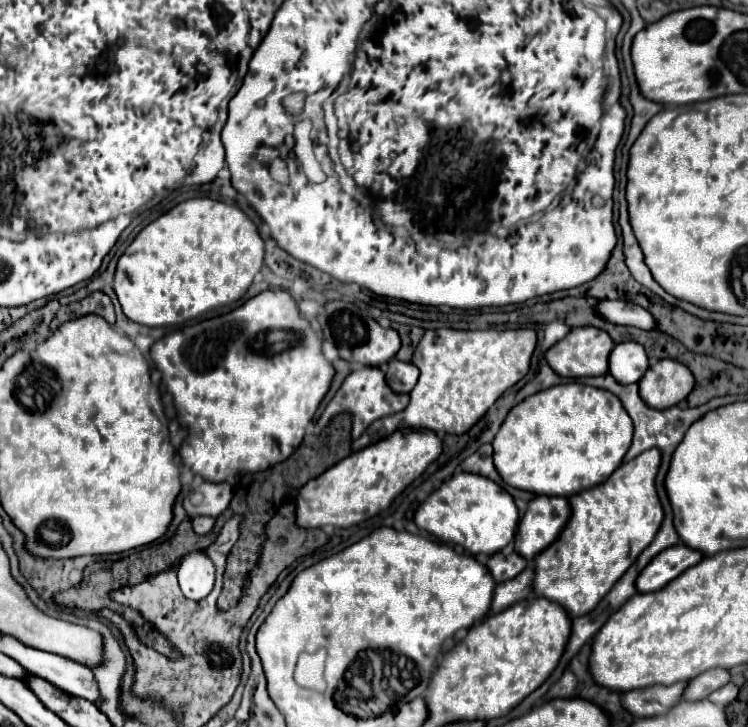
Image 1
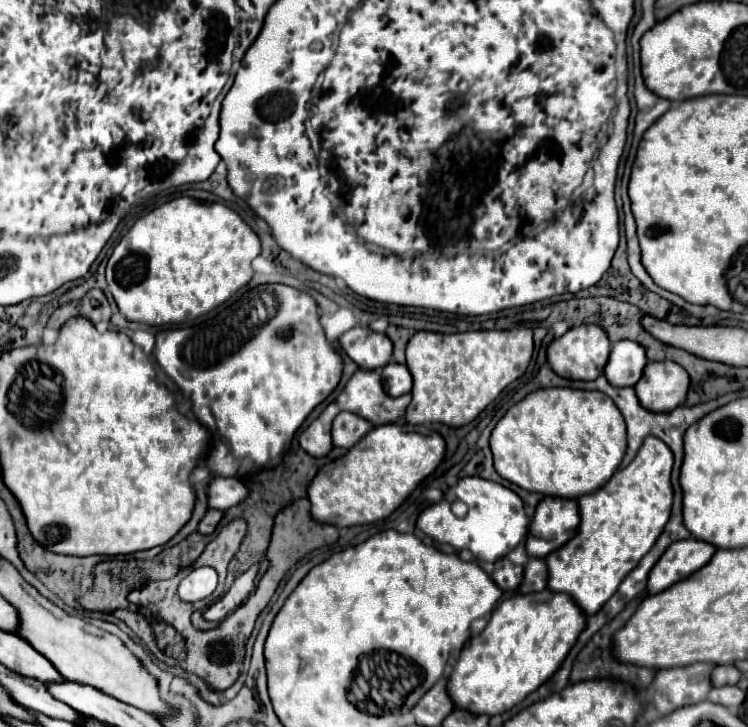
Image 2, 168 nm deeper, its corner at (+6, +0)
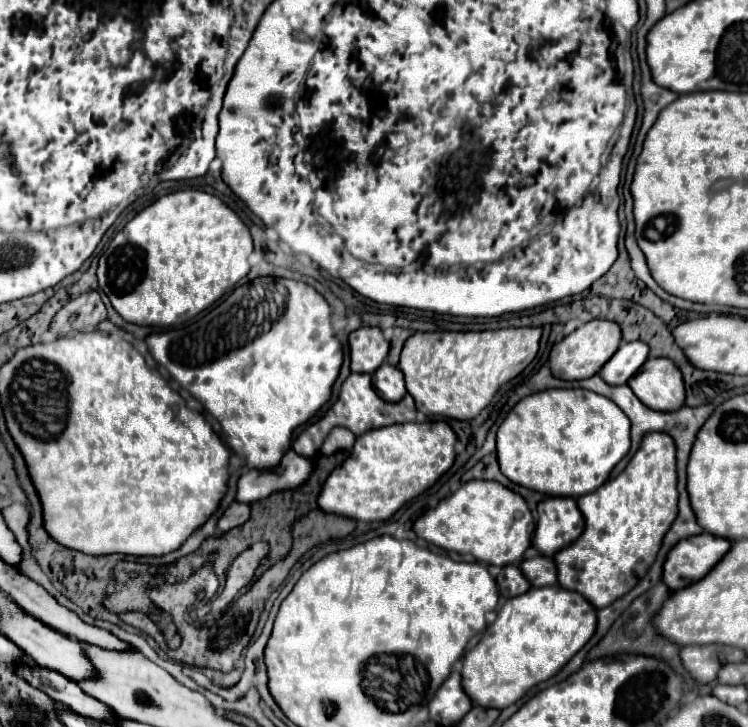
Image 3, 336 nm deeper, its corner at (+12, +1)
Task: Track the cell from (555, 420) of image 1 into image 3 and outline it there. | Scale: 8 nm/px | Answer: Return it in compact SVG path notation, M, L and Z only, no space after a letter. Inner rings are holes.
M580 388L570 390L542 390L522 398L504 418L496 432L496 454L502 474L524 488L542 492L546 496L568 496L580 498L600 488L612 468L630 450L630 420L628 416L608 398L586 392Z

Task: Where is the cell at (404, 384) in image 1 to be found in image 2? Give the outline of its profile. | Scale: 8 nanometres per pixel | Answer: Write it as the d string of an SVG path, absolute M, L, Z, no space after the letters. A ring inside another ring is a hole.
M388 363L382 369L382 383L384 389L390 397L400 397L410 393L412 389L412 375L408 371L406 365L398 365L398 363Z

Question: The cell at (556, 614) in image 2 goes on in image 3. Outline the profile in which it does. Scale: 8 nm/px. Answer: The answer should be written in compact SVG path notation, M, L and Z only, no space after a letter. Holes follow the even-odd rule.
M546 586L546 588L530 588L524 596L514 596L506 600L506 604L498 610L496 620L486 628L482 640L466 652L462 658L462 688L472 700L474 706L482 708L506 708L520 700L532 686L554 676L594 634L596 630L596 608L592 604L562 586Z

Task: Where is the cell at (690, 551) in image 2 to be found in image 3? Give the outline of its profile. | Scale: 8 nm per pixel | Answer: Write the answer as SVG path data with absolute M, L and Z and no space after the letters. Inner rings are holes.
M706 532L680 540L666 556L662 582L672 590L678 590L700 580L712 570L712 566L724 556L724 552L728 552L730 544L730 540Z

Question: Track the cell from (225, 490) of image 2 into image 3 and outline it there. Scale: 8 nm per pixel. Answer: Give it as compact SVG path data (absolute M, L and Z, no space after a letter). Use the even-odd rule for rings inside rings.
M288 450L278 468L272 470L248 470L236 482L236 500L254 502L270 496L276 490L298 488L310 476L312 464L308 458Z

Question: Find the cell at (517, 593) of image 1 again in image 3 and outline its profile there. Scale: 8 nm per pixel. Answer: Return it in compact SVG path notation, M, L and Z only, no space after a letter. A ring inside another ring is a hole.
M536 556L532 560L524 560L520 564L520 570L524 572L524 576L528 576L528 582L532 588L556 584L556 566L552 558Z

